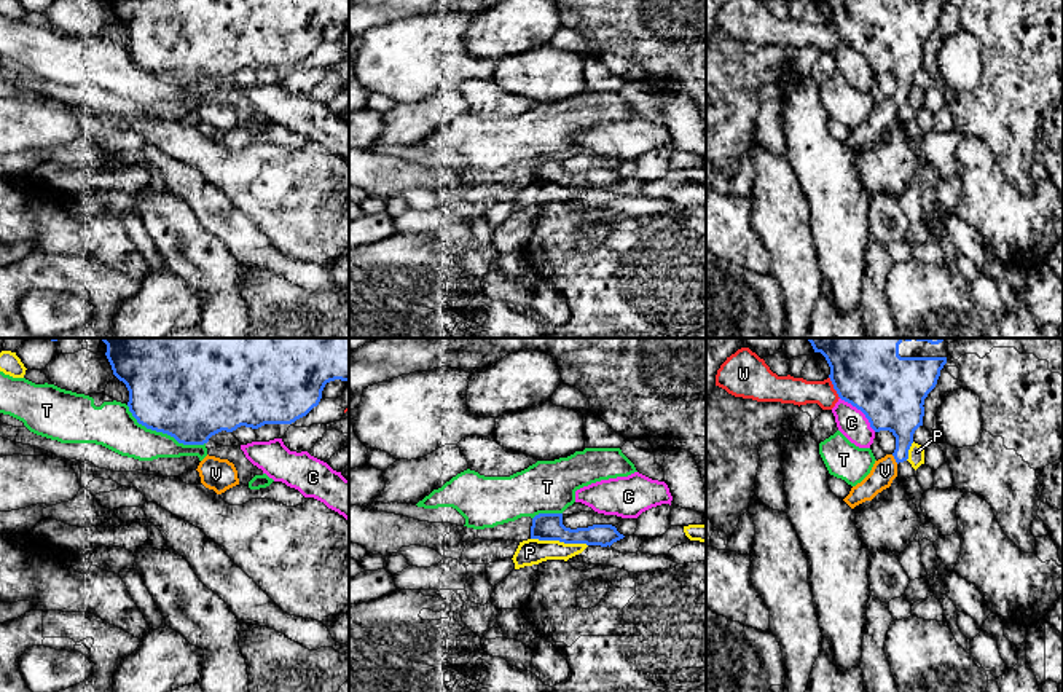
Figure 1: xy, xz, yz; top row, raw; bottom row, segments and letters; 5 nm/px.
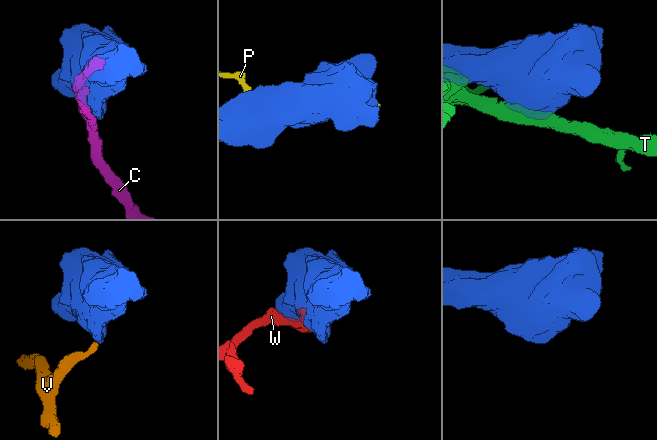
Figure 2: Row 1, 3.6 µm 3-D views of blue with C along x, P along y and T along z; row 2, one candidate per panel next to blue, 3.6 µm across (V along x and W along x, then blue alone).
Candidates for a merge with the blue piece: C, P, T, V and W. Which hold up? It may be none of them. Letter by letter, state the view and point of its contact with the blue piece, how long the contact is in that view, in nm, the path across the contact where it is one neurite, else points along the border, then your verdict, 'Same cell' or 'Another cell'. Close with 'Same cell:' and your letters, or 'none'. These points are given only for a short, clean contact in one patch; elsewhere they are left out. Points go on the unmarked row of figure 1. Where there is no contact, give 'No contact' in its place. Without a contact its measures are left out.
C: Touches blue at yz (861, 53). Shared border 260 nm. Another cell
P: Touches blue at xz (560, 184). Shared border 300 nm. Another cell
T: Touches blue at xy (163, 75). Shared border 440 nm. Boundary: xy (126, 48), (147, 70), (166, 75), (184, 86), (204, 86). Another cell
V: Touches blue at yz (894, 101). Shared border 60 nm. Path across: yz (898, 51), (901, 94), (894, 101), (885, 114). Same cell
W: Touches blue at yz (834, 31). Shared border 130 nm. Another cell
Same cell: V

